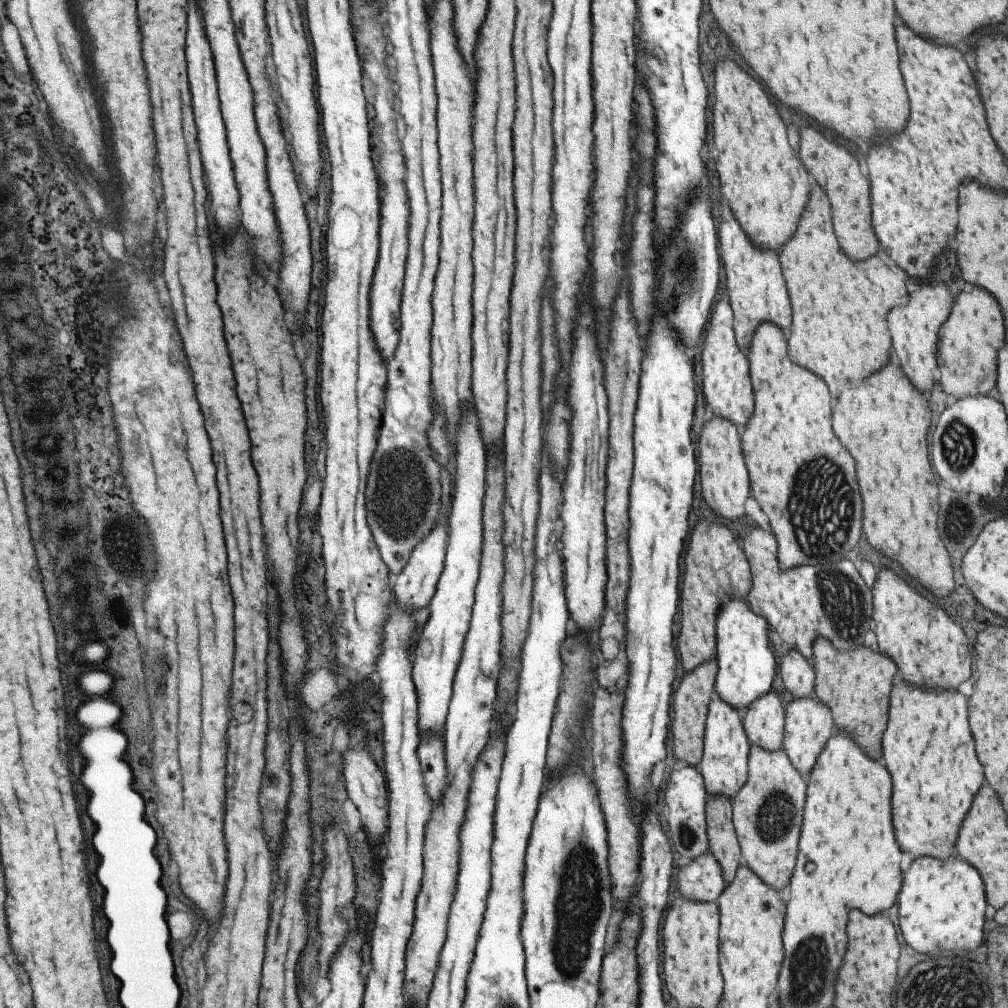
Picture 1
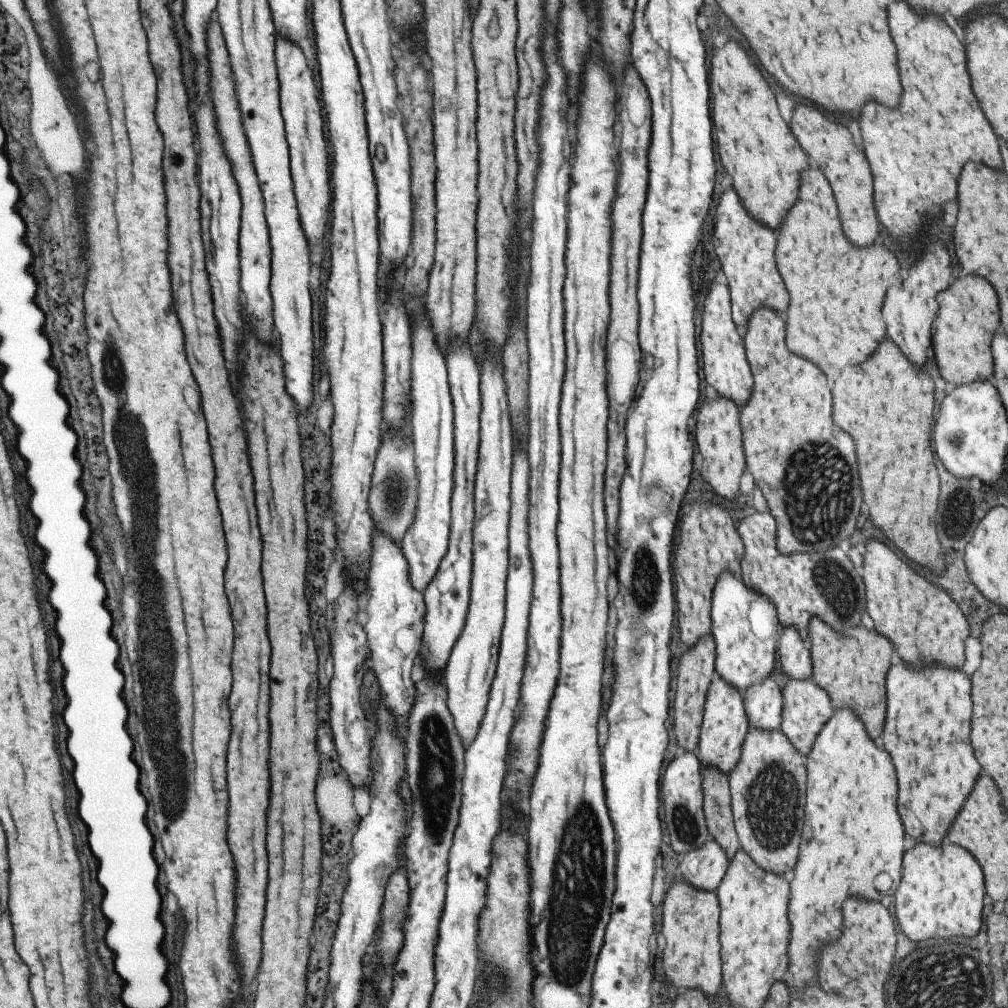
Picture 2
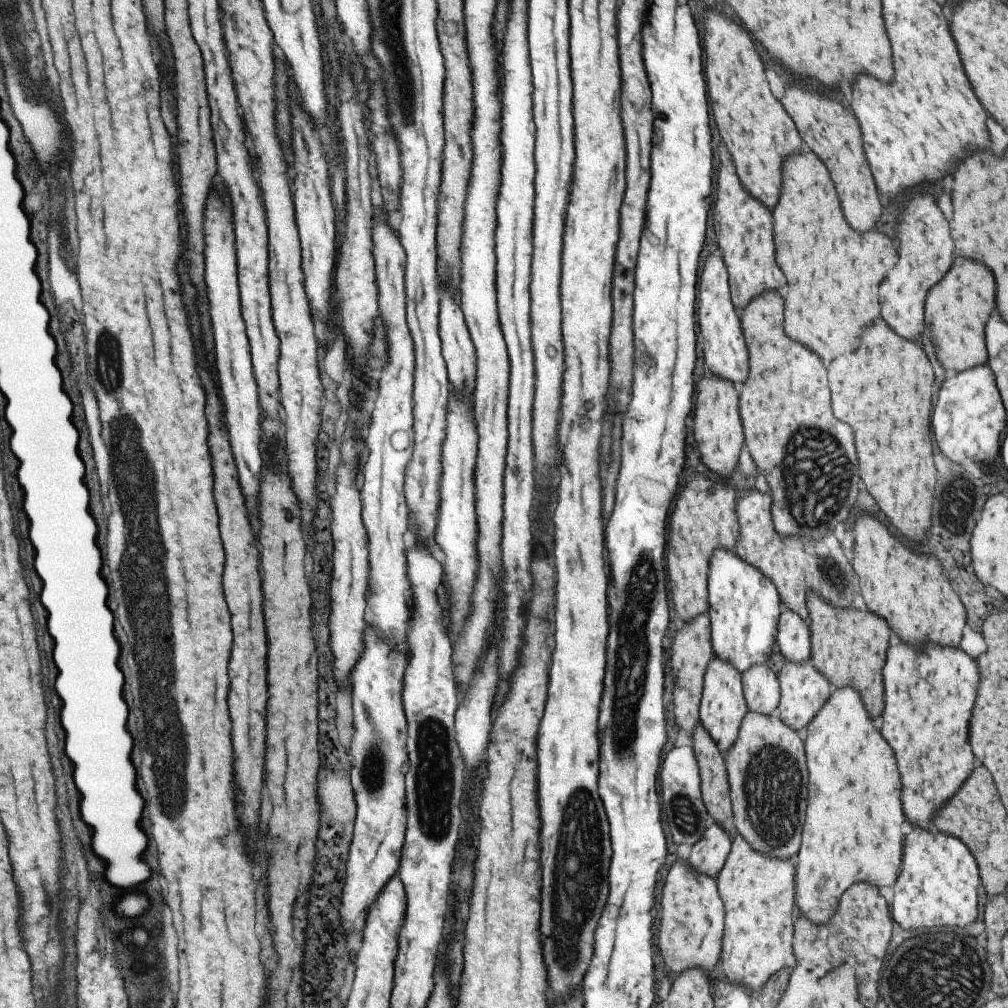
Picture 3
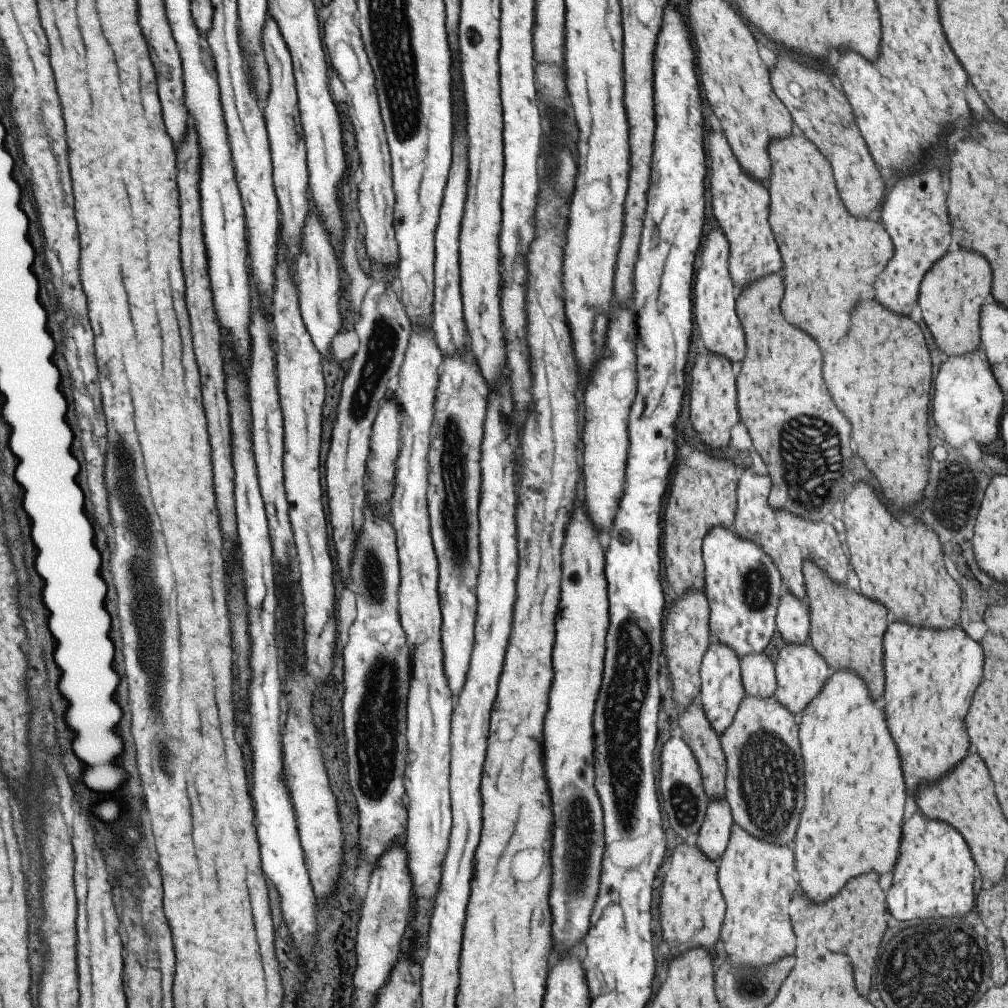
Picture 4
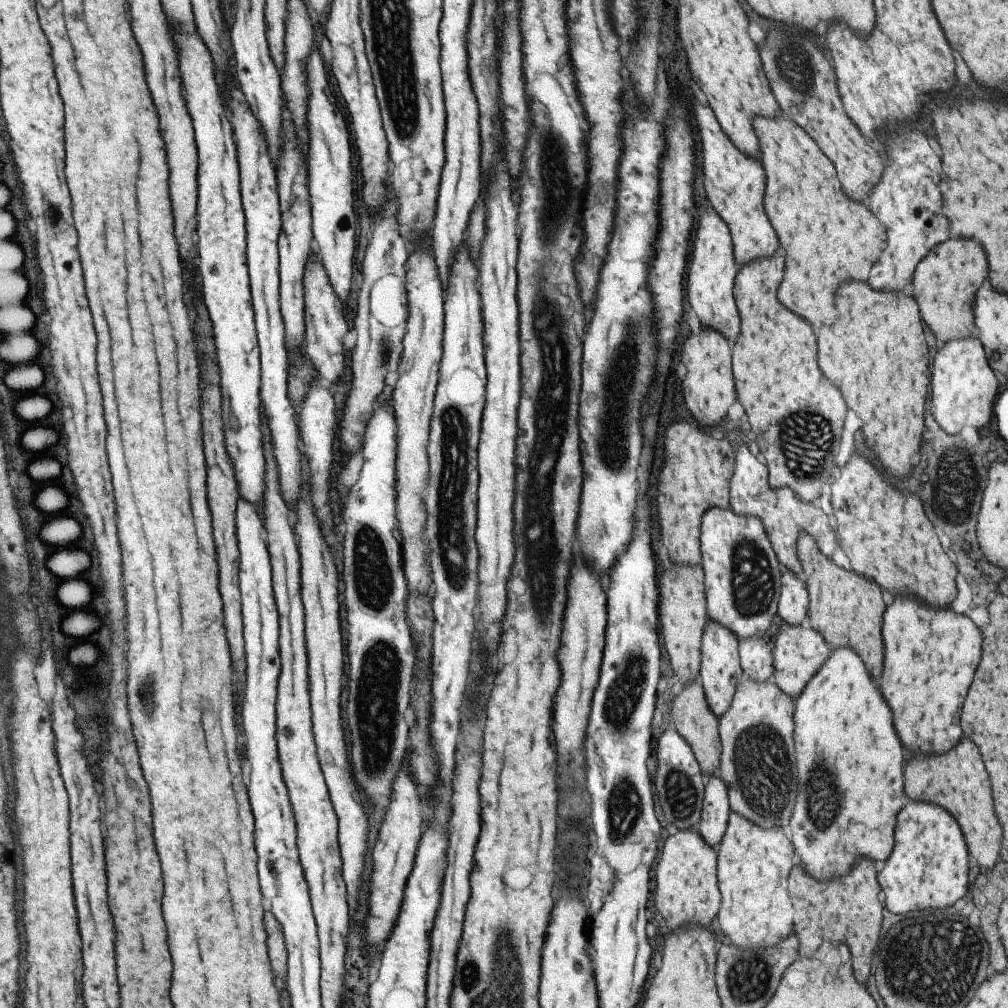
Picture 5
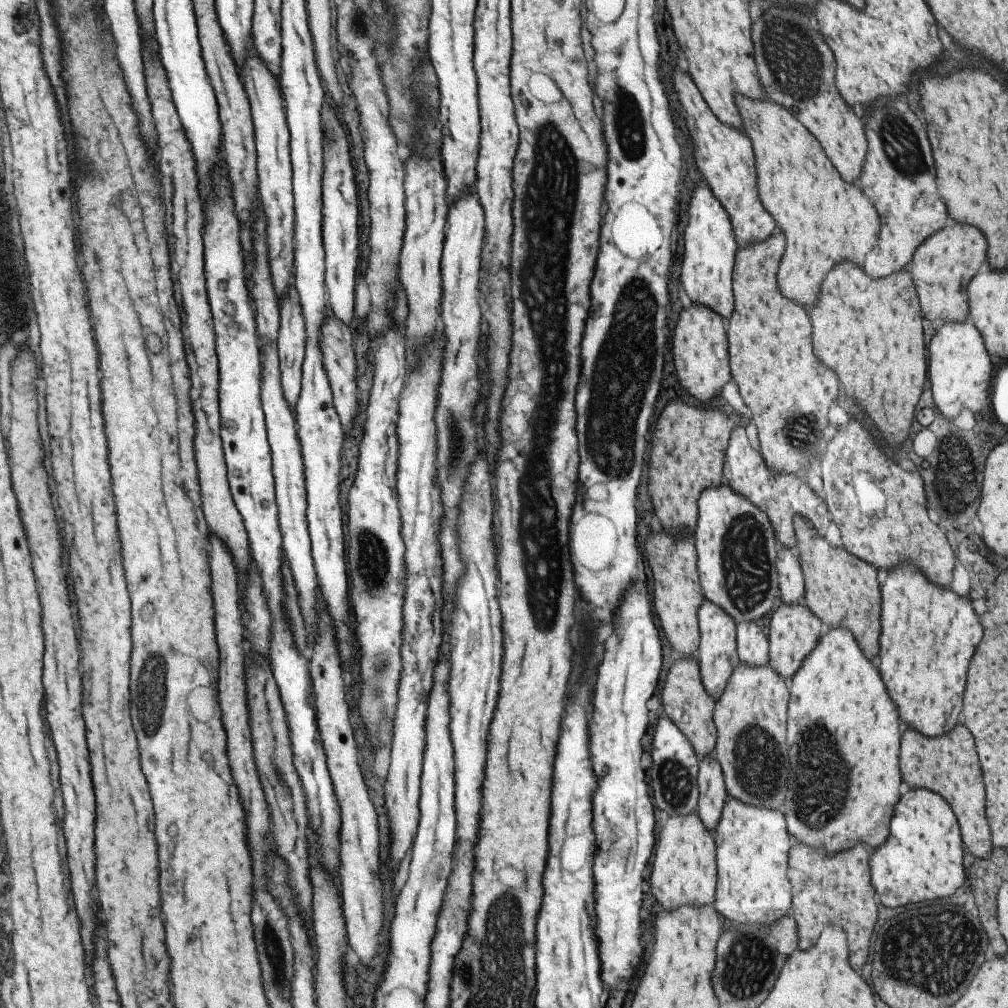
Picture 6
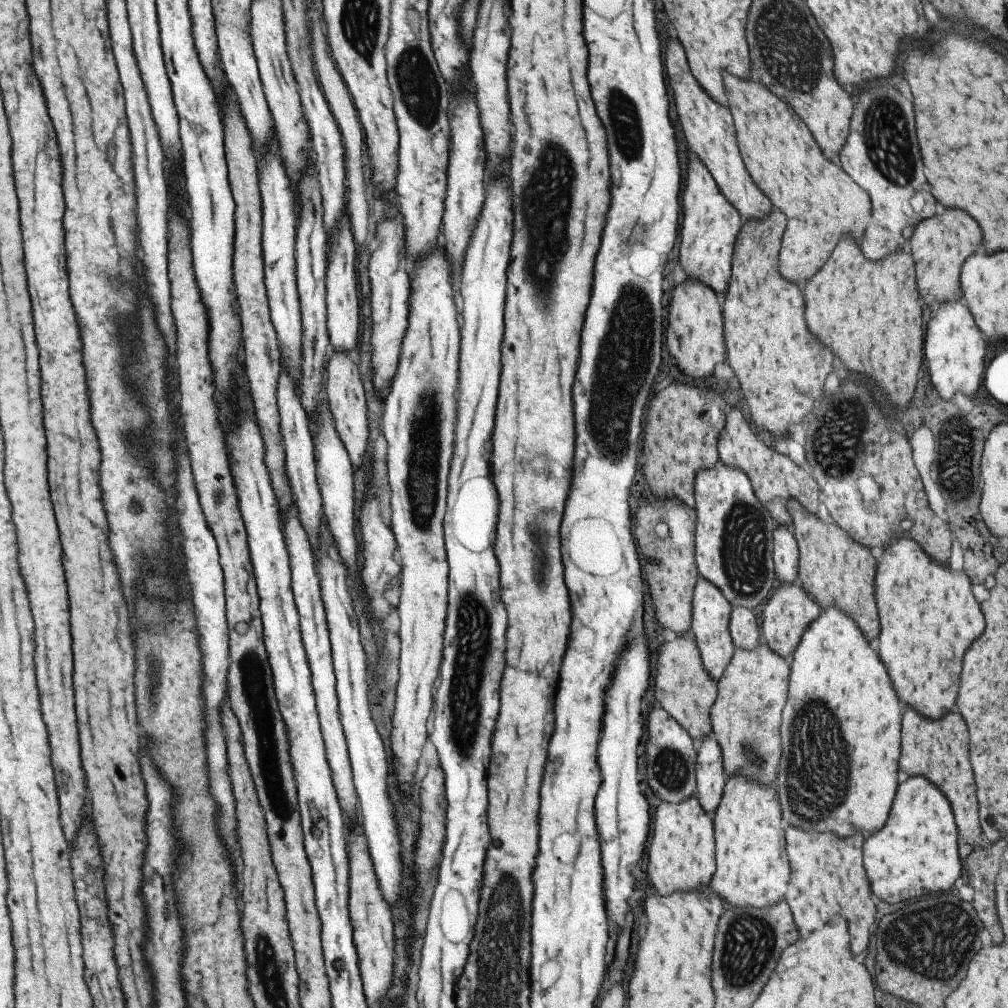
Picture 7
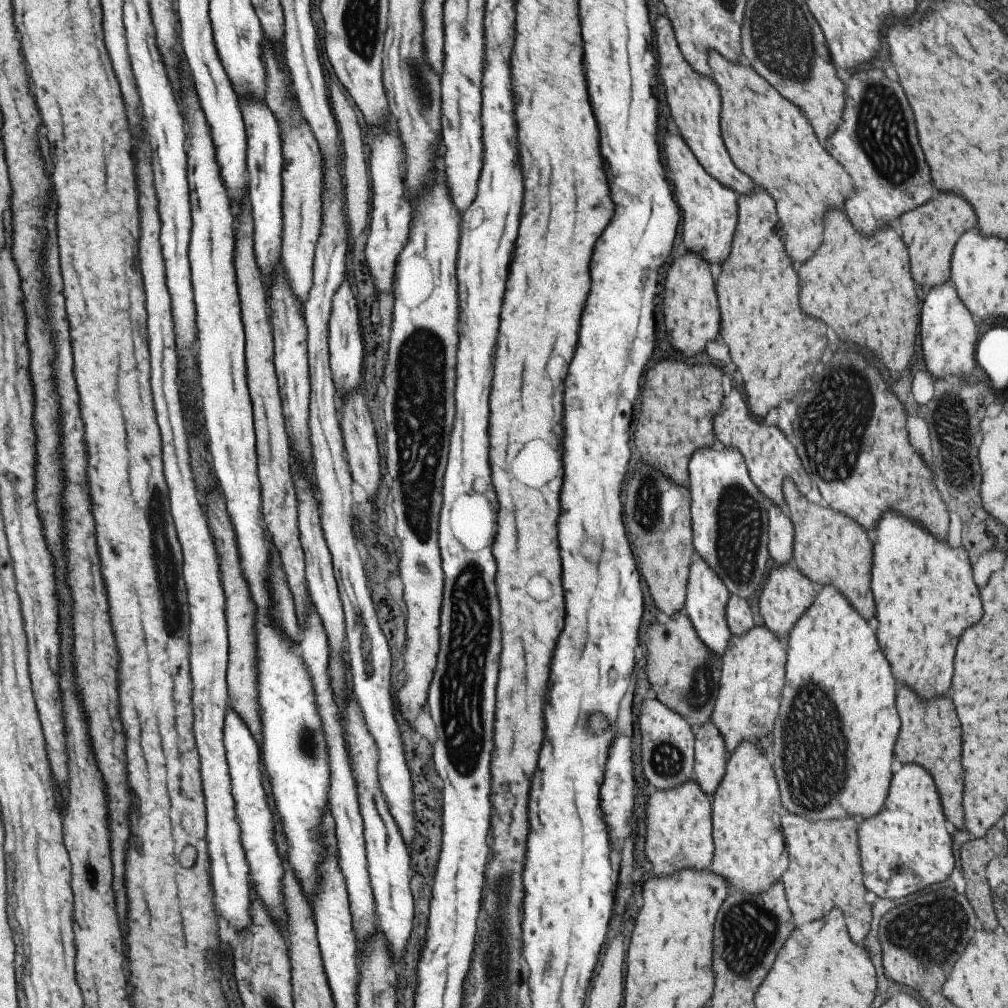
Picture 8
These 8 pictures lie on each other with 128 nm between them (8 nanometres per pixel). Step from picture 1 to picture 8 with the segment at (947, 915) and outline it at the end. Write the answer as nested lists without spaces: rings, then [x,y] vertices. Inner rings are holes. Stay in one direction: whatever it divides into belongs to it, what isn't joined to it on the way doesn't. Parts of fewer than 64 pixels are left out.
[[[904,764],[893,772],[883,808],[857,826],[862,882],[879,899],[902,899],[925,886],[943,882],[954,867],[951,837],[945,830],[944,811],[931,775],[917,764]]]

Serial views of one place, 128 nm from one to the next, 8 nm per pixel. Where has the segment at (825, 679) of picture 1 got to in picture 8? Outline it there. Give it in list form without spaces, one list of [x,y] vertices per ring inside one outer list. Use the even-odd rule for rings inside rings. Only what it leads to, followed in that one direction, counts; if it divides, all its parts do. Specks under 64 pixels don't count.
[[[807,499],[799,500],[795,516],[788,516],[792,524],[792,563],[805,578],[822,586],[836,586],[839,594],[863,616],[873,616],[873,600],[869,590],[869,568],[871,568],[871,542],[865,530],[849,516],[831,510],[827,505],[815,506]]]

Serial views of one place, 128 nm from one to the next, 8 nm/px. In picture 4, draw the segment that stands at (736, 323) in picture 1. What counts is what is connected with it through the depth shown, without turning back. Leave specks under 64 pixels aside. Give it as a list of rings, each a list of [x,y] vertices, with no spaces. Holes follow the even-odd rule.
[[[711,132],[707,148],[707,180],[711,188],[711,214],[715,218],[721,234],[729,244],[727,268],[729,278],[735,288],[744,289],[751,280],[761,278],[763,274],[779,272],[781,260],[777,252],[777,244],[767,226],[767,190],[755,180],[749,178],[735,156],[731,154],[723,134]]]

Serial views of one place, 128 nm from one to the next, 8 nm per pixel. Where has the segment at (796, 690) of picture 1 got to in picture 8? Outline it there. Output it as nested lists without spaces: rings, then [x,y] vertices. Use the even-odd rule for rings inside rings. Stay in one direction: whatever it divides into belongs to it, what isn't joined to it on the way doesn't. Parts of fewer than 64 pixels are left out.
[[[771,505],[767,510],[767,548],[771,563],[787,566],[792,562],[793,532],[786,510]]]

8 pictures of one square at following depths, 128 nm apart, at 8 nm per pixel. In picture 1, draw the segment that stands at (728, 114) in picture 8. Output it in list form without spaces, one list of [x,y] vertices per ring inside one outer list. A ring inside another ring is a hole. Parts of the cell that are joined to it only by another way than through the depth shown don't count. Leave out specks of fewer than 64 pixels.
[[[815,186],[809,192],[801,222],[793,238],[779,250],[781,274],[791,300],[791,328],[787,356],[825,382],[835,398],[849,378],[865,378],[887,360],[889,330],[885,314],[895,306],[905,306],[911,287],[908,276],[897,266],[887,266],[877,256],[865,262],[849,260],[833,234],[832,212],[825,192]]]

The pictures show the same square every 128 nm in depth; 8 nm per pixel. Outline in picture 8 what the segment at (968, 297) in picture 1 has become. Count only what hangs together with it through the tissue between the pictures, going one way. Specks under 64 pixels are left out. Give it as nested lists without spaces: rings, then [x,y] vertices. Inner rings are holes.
[[[939,190],[929,199],[913,210],[899,217],[901,240],[905,243],[911,278],[923,290],[949,282],[949,262],[953,254],[953,246],[963,232],[971,231],[975,224],[975,216],[971,206],[959,198],[957,194],[947,194]]]

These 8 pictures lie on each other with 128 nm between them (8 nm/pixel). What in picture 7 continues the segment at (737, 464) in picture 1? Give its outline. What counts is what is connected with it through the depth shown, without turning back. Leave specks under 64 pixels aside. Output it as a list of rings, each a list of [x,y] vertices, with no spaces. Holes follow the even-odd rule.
[[[685,278],[681,284],[674,286],[669,306],[665,310],[664,336],[667,352],[677,361],[677,370],[690,376],[693,380],[709,378],[711,370],[717,362],[725,358],[723,332],[721,332],[721,312],[717,304],[717,296],[713,290],[699,280]]]

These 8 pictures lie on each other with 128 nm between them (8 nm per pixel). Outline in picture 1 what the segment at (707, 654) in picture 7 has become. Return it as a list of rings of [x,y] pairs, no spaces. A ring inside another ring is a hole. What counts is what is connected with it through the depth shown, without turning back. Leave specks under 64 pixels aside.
[[[713,694],[705,717],[701,760],[696,766],[702,776],[707,797],[719,794],[732,801],[745,782],[750,744],[743,730],[741,715],[742,713],[721,702],[719,697]]]

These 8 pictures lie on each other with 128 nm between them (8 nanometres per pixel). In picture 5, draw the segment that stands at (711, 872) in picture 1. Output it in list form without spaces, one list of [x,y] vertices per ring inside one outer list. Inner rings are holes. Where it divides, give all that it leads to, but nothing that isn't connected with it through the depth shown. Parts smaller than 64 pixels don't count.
[[[715,773],[704,778],[704,791],[697,834],[711,848],[716,848],[723,838],[730,808],[725,785]]]

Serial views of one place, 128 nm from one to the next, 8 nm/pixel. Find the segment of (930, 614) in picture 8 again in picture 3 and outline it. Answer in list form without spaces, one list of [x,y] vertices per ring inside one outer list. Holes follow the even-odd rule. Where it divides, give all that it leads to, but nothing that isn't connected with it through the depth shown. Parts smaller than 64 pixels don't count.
[[[891,632],[883,664],[885,702],[879,732],[897,758],[903,812],[919,828],[929,822],[941,802],[957,790],[973,768],[973,754],[967,746],[967,720],[977,682],[977,664],[963,650],[937,645],[913,648]]]

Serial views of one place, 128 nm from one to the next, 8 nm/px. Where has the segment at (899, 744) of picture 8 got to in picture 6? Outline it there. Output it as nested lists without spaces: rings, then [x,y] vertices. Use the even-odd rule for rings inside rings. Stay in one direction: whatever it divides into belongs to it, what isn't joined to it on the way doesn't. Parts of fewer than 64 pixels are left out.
[[[955,726],[949,734],[925,738],[913,728],[907,728],[901,736],[899,748],[899,770],[901,778],[909,788],[919,786],[941,796],[951,808],[960,828],[960,837],[965,848],[975,858],[987,860],[993,852],[991,832],[985,818],[985,792],[981,786],[981,774],[977,756],[973,750],[973,738],[963,726]]]

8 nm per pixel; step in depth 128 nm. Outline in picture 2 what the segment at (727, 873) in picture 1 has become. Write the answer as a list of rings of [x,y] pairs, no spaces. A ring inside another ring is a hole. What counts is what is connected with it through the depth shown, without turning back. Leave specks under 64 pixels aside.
[[[713,768],[701,769],[702,811],[705,828],[729,860],[739,848],[734,831],[730,792],[725,774]]]

